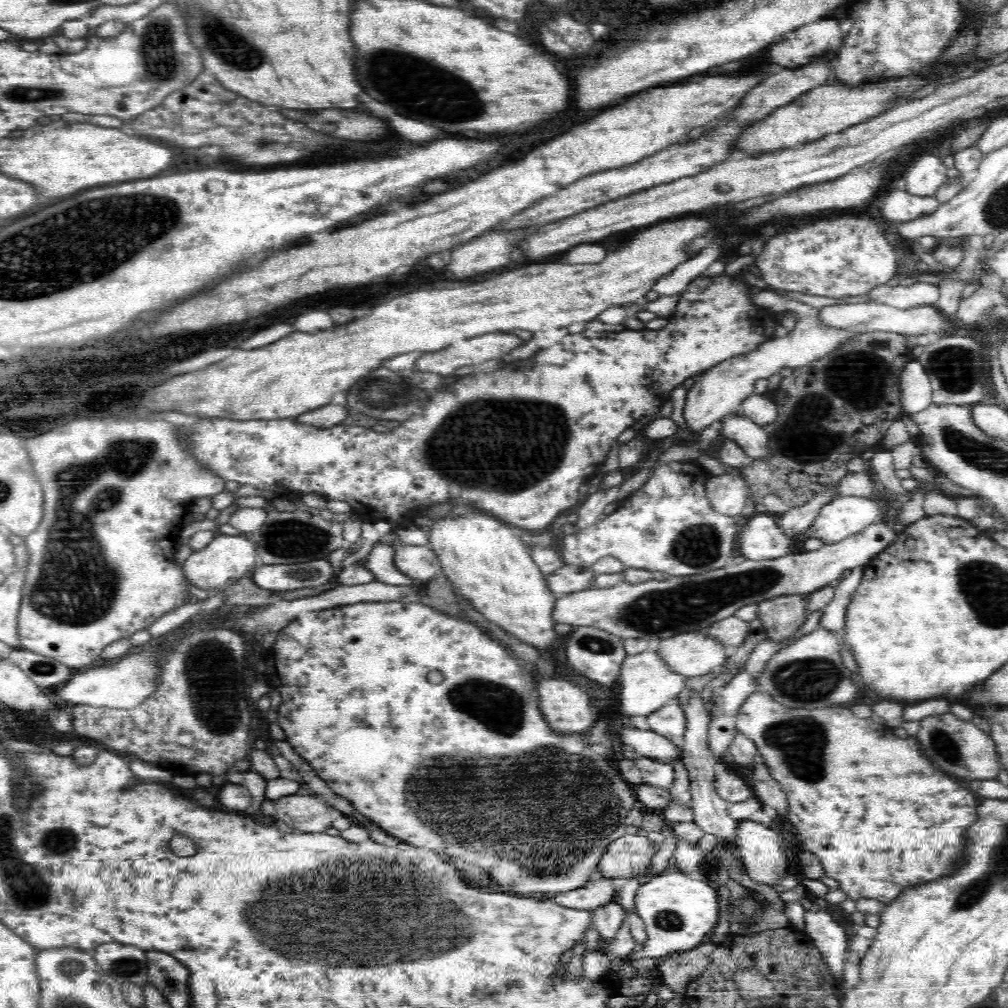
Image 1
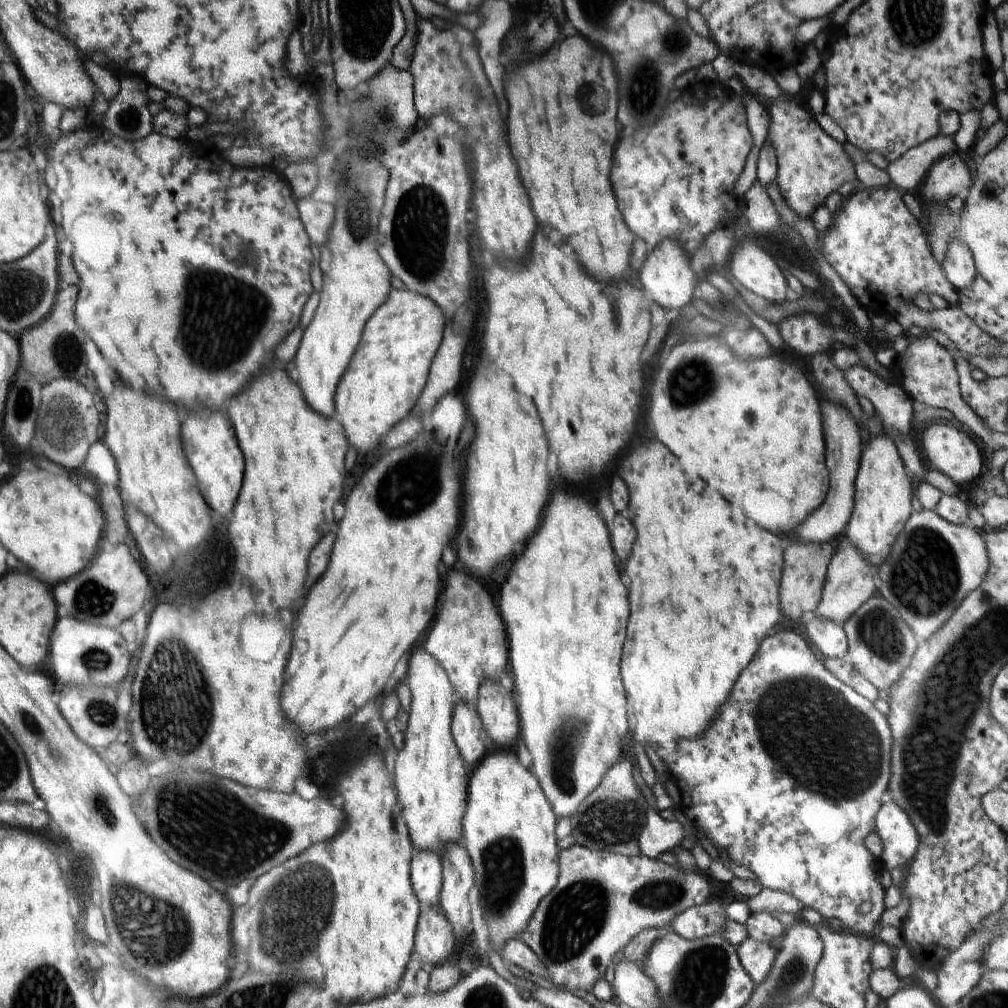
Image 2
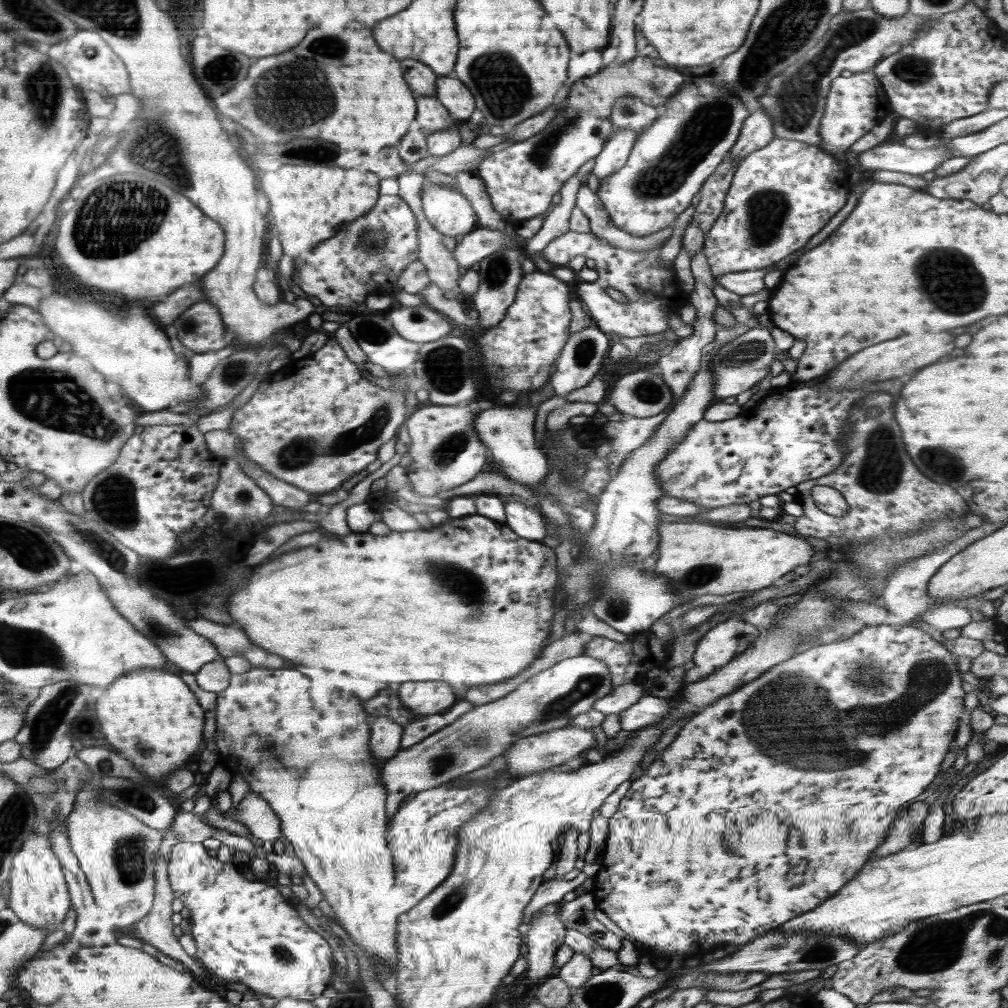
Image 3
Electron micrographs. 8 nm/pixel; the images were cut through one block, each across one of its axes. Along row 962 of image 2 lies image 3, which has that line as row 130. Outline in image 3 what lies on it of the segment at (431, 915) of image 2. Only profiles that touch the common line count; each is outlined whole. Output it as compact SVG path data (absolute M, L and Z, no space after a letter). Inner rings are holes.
M435 95L416 98L416 104L418 104L416 120L425 134L431 135L458 125Z

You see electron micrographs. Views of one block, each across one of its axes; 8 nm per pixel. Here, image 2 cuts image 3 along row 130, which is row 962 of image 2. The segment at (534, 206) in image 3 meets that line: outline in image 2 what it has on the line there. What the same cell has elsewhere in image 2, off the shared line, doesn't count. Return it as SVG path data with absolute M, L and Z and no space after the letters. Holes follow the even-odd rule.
M570 846L560 852L558 866L560 876L554 890L550 890L550 894L542 898L530 918L530 926L526 926L526 932L520 934L519 940L540 958L548 972L547 980L554 986L564 986L570 993L592 991L594 984L604 978L615 954L642 930L667 931L674 918L683 910L702 905L711 896L704 873L682 866L670 866L661 860L642 855L625 856L594 850L590 852L585 847Z

